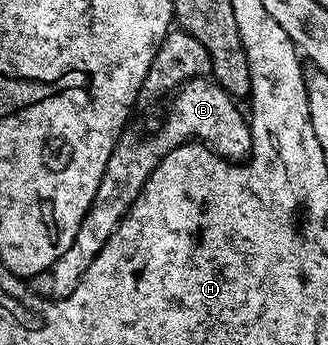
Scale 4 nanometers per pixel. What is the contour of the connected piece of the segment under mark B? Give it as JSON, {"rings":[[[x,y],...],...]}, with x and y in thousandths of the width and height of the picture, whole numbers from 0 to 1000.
{"rings":[[[595,226],[564,238],[534,272],[521,275],[521,296],[524,310],[515,313],[512,333],[500,342],[500,357],[466,388],[451,388],[442,400],[424,400],[421,391],[399,388],[399,383],[369,388],[366,409],[354,414],[348,441],[323,475],[323,499],[311,499],[311,522],[299,533],[299,557],[287,557],[287,580],[274,591],[250,649],[238,649],[238,684],[226,684],[226,707],[213,707],[213,719],[201,719],[201,730],[189,730],[189,742],[177,742],[177,754],[165,754],[155,777],[168,814],[162,867],[213,858],[213,846],[226,846],[226,835],[238,835],[250,800],[262,800],[262,777],[274,777],[274,765],[287,765],[299,730],[311,730],[311,719],[323,719],[335,684],[354,670],[360,649],[375,638],[390,606],[402,600],[415,571],[433,557],[457,499],[470,499],[470,487],[488,472],[488,461],[506,455],[521,435],[543,429],[558,412],[595,406],[622,414],[625,423],[637,423],[668,458],[689,458],[698,470],[732,475],[765,449],[768,371],[759,345],[750,339],[747,322],[741,330],[720,310],[729,307],[723,287],[668,249],[655,232]]]}

